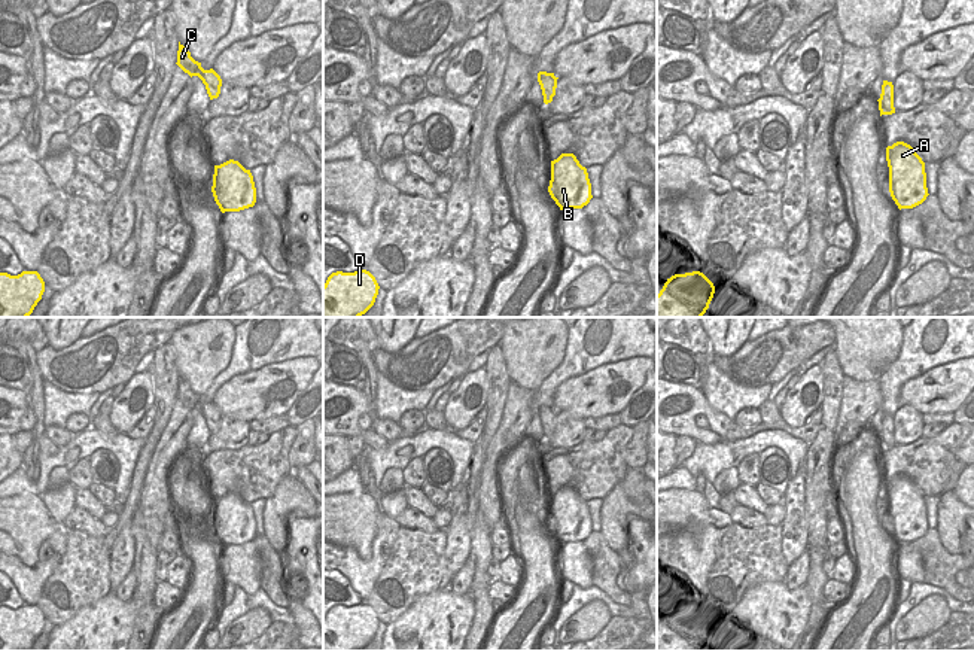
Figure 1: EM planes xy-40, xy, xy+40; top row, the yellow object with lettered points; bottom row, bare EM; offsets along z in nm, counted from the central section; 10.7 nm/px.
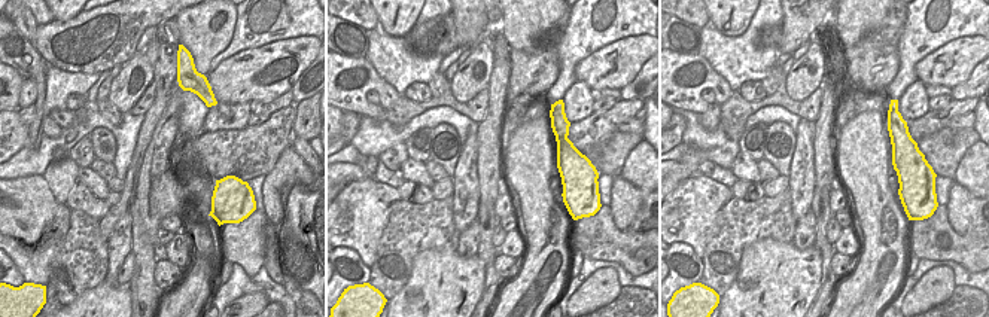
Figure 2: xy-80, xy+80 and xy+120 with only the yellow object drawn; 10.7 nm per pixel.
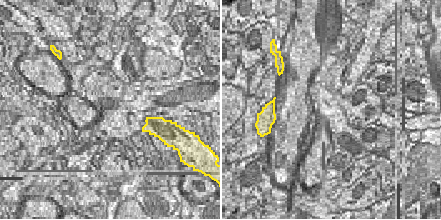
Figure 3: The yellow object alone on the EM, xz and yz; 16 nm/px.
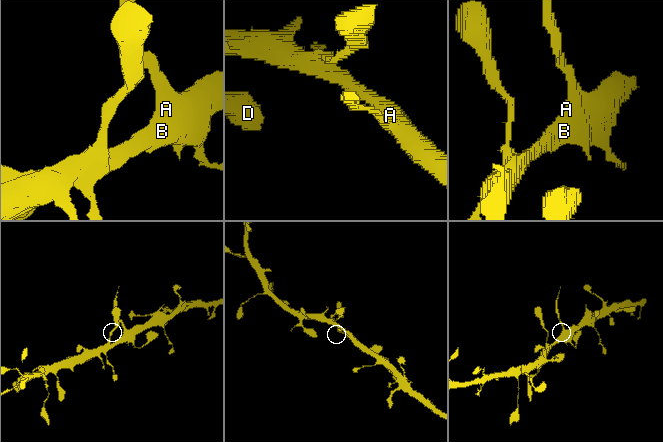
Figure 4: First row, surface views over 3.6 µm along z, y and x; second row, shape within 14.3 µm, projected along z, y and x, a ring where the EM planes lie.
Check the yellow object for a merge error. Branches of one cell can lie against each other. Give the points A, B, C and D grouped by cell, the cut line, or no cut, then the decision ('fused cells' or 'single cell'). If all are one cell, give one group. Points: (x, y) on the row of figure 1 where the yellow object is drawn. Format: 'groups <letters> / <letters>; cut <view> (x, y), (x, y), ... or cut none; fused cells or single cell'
groups A B D / C; cut xy+40 (892, 97), (885, 97), (879, 102); fused cells

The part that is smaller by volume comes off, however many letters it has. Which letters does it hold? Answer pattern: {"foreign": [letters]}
{"foreign": ["C"]}

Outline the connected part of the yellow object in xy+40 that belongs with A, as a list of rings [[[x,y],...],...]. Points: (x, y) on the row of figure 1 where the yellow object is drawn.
[[[904,142],[886,147],[889,167],[889,192],[898,209],[913,209],[922,204],[928,194],[925,162]]]

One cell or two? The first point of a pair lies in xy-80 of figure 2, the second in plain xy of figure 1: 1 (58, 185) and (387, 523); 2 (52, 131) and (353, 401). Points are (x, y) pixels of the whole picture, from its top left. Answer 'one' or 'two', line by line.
1: two
2: one

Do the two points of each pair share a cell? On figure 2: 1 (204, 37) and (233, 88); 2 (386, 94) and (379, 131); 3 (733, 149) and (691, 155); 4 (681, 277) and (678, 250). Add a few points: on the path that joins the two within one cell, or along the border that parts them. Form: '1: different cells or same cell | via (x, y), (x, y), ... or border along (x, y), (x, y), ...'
1: different cells | border along (210, 72), (206, 76)
2: different cells | border along (361, 115), (383, 119)
3: same cell | via (723, 155), (702, 155)
4: same cell | via (693, 279), (699, 273), (700, 265), (690, 255)

